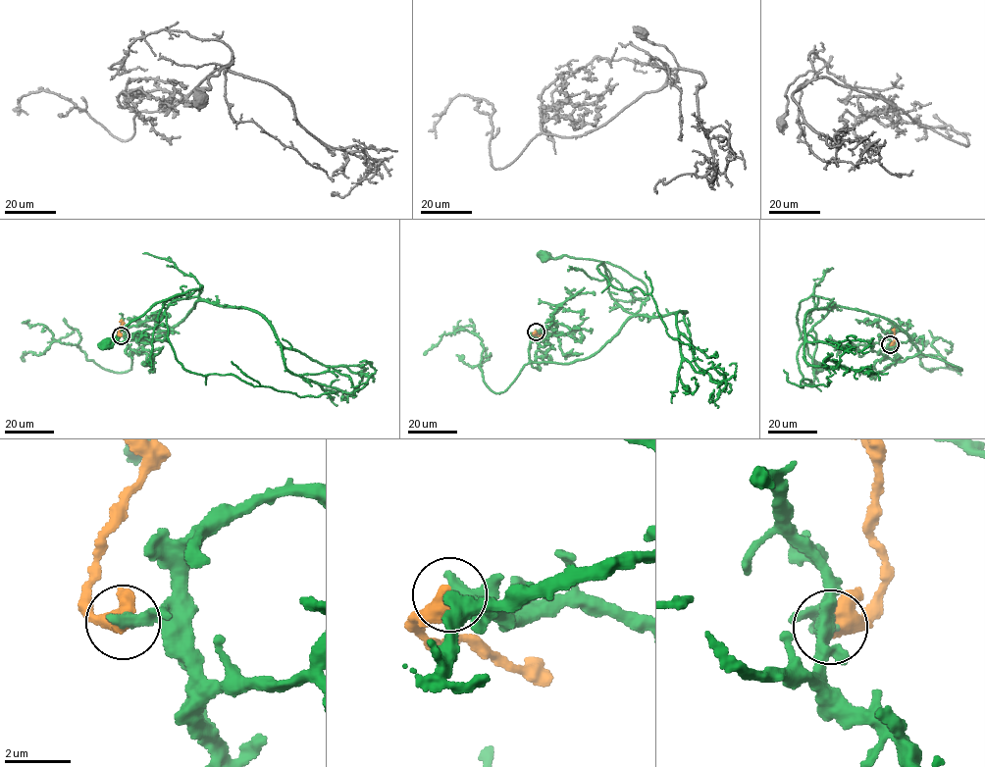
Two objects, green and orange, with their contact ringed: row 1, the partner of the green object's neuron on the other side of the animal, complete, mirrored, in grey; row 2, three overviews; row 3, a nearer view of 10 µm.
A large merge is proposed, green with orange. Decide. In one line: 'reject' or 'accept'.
reject

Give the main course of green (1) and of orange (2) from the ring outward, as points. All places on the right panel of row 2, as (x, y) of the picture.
1: (890, 344), (895, 361), (917, 353), (903, 331), (884, 318), (811, 295), (802, 300), (797, 316), (817, 368)
2: (890, 344), (894, 342), (894, 328)

